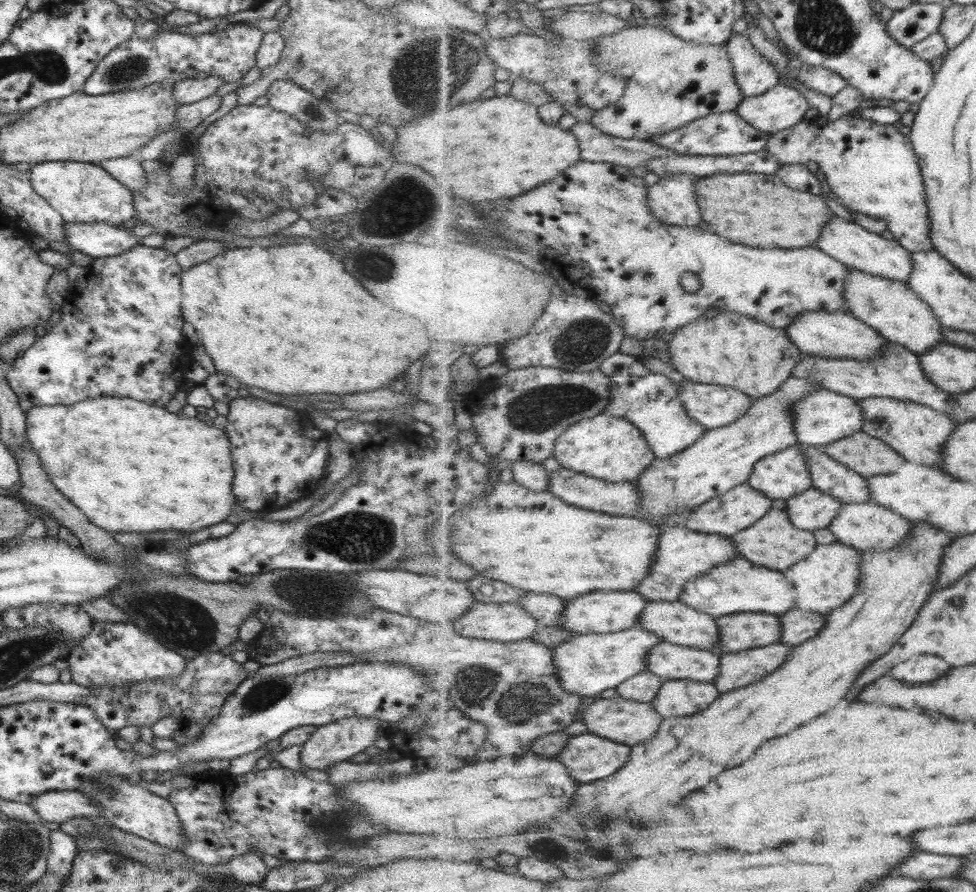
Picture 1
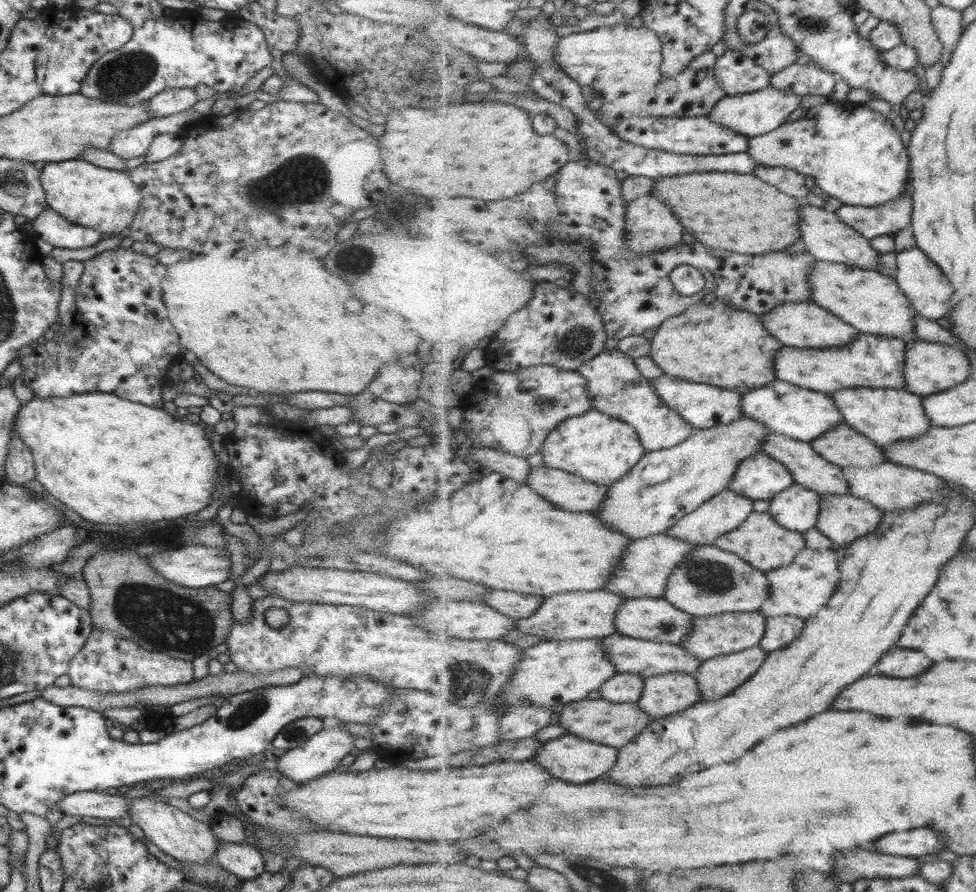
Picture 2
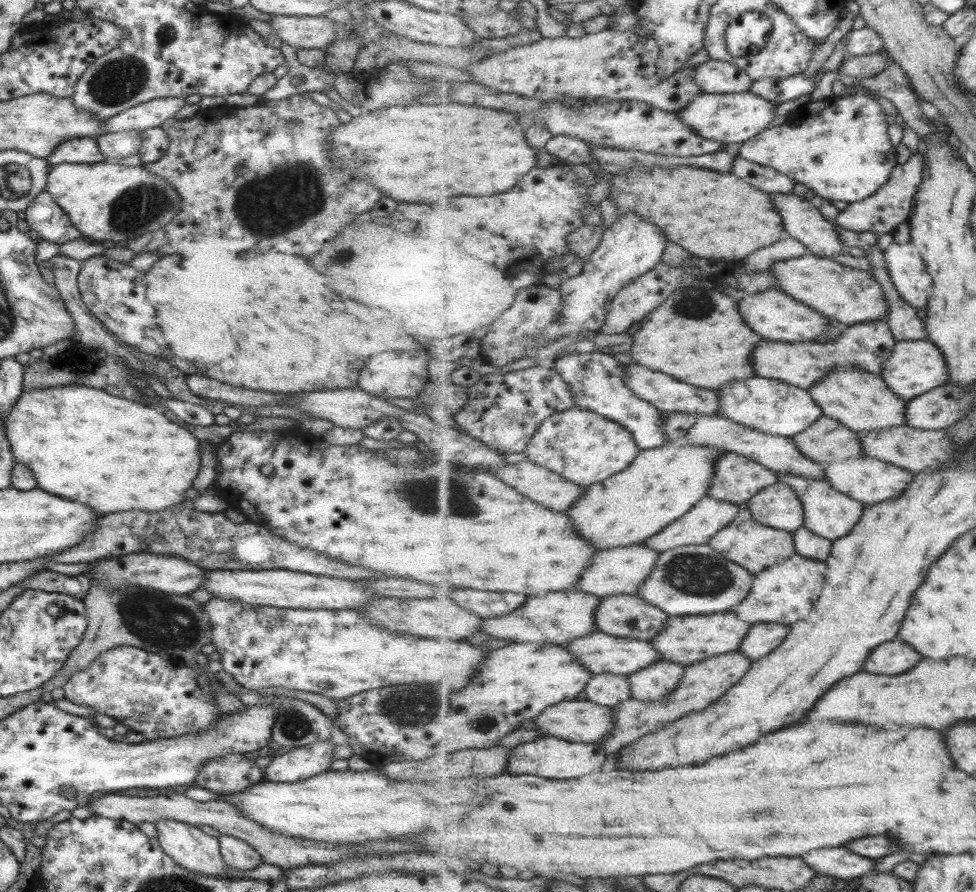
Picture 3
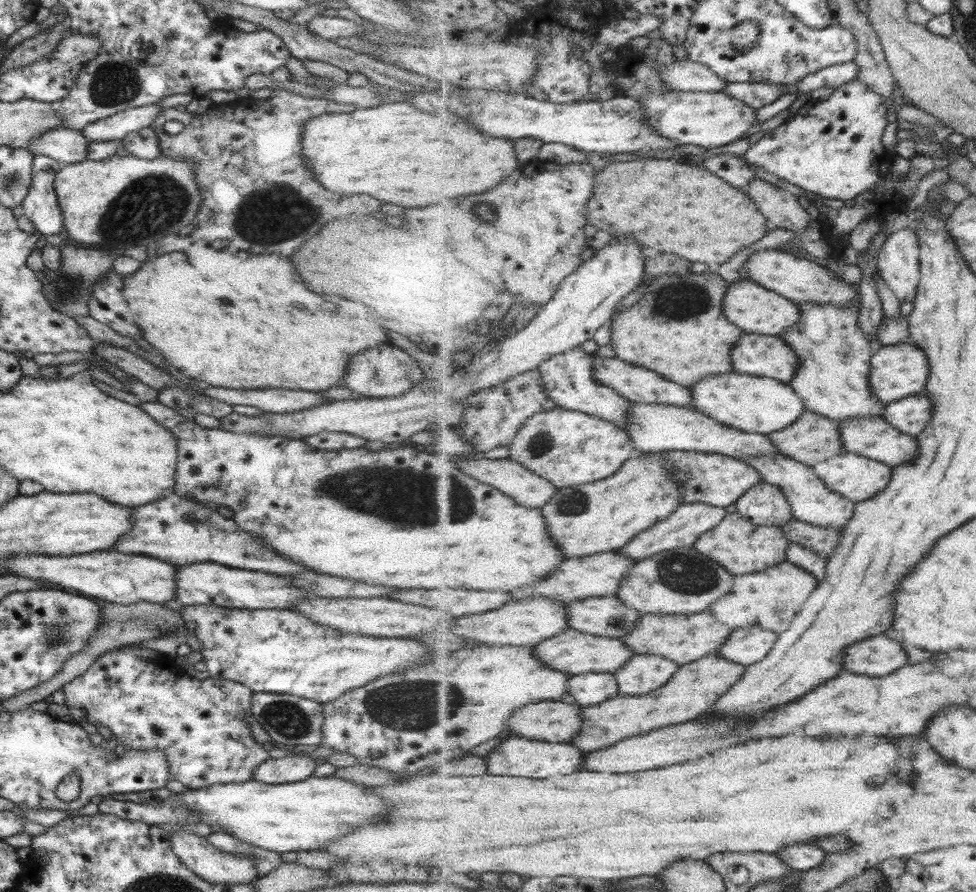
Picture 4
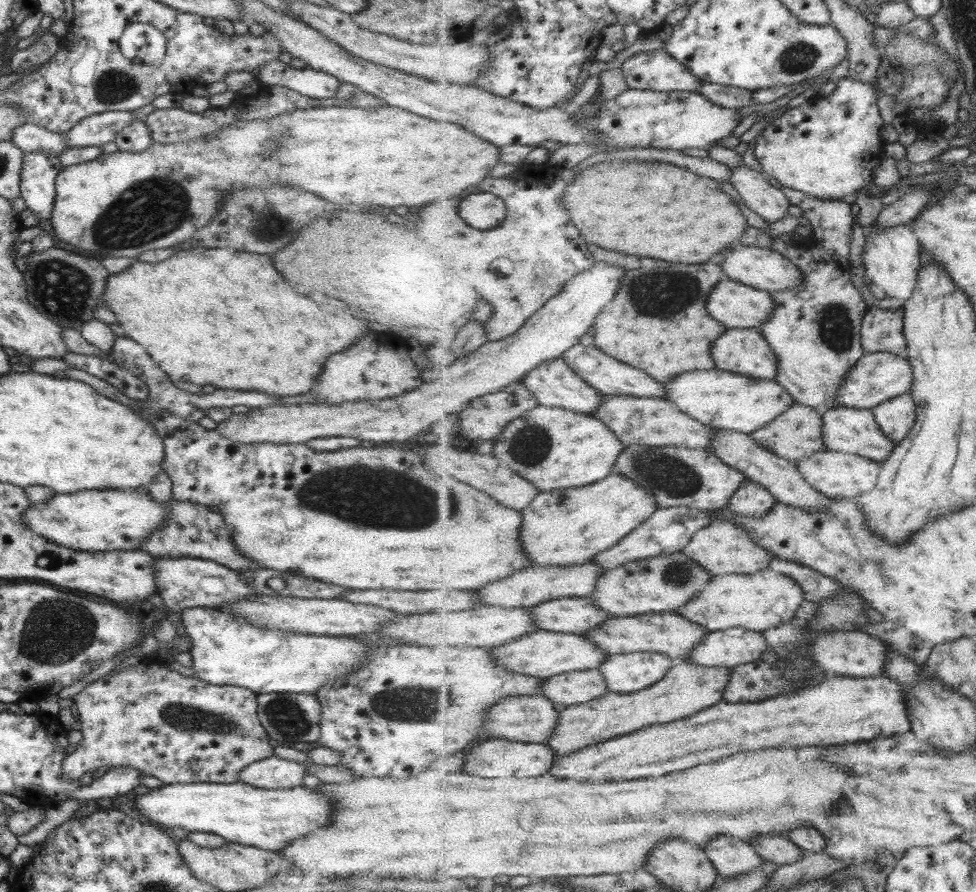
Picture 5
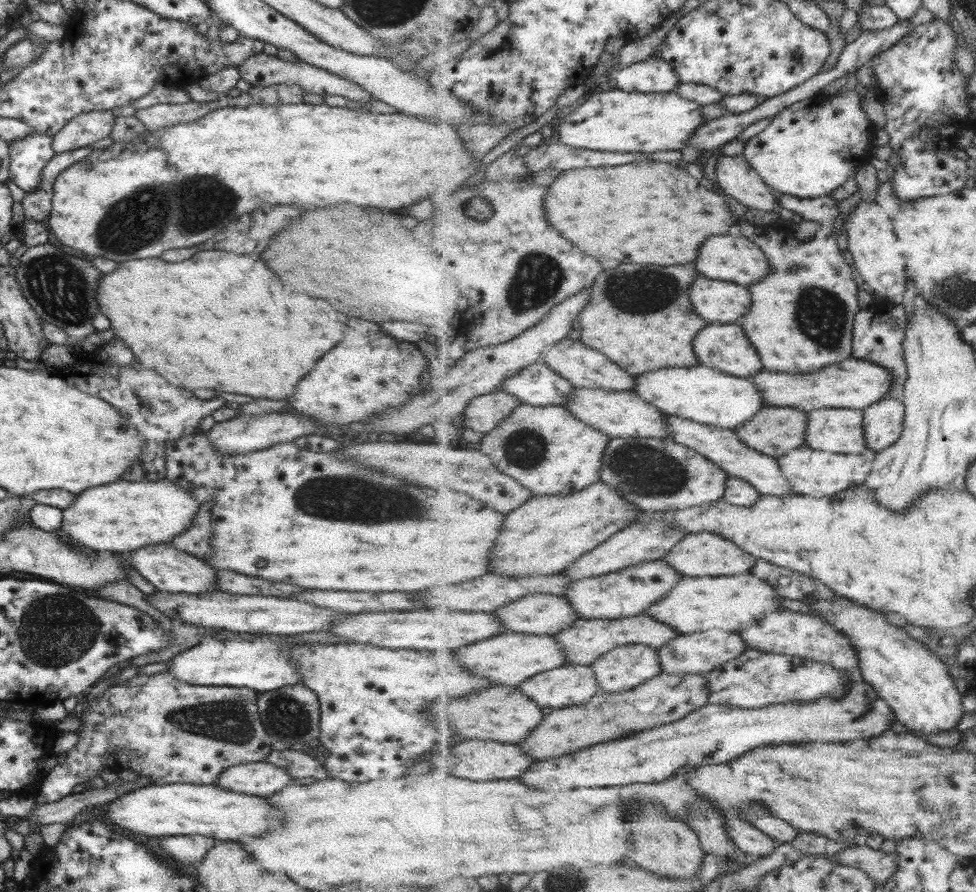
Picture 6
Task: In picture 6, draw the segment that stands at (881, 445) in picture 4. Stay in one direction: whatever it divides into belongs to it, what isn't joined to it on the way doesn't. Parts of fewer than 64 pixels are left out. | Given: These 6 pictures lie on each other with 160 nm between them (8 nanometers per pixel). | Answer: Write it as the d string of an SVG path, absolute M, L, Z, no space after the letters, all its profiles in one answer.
M824 408L808 412L806 444L813 450L862 455L871 451L867 443L864 433L864 411L853 408Z

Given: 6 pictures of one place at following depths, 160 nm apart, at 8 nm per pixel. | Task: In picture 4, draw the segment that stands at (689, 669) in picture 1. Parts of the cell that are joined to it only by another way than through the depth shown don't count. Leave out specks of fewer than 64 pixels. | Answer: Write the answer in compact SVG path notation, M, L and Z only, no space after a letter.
M569 629L559 636L553 636L545 642L532 647L534 654L553 670L560 670L571 675L580 675L590 672L616 673L619 668L637 655L629 645L620 640L607 636L596 636L574 629Z

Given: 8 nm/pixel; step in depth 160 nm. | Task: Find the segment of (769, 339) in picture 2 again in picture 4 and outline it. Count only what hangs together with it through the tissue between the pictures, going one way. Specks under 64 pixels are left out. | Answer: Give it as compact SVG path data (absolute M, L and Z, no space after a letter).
M715 267L700 274L656 275L641 302L612 316L611 345L615 356L689 387L708 376L733 372L733 347L747 332L724 315L729 285Z

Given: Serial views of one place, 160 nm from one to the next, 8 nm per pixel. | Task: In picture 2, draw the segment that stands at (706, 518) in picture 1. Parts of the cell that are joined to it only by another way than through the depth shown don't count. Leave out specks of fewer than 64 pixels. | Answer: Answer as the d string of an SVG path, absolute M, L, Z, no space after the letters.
M727 488L696 512L685 516L677 525L669 528L667 535L691 544L713 545L721 536L740 528L753 514L753 500Z

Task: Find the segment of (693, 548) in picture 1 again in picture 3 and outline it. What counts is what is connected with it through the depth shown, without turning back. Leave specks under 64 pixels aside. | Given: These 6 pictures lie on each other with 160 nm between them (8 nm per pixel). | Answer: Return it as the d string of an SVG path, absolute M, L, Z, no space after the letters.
M643 543L601 550L593 558L593 564L589 564L589 568L585 570L581 580L577 581L572 589L601 597L624 594L635 595L644 580L655 570L655 566L659 562L659 555L659 552L644 546Z

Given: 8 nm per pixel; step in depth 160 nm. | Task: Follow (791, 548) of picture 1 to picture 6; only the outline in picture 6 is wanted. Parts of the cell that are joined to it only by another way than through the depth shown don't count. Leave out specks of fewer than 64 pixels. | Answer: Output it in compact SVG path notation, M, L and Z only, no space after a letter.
M711 532L689 533L689 536L677 543L662 560L677 569L681 575L693 577L739 575L751 572L759 562L757 556L745 552L730 539Z

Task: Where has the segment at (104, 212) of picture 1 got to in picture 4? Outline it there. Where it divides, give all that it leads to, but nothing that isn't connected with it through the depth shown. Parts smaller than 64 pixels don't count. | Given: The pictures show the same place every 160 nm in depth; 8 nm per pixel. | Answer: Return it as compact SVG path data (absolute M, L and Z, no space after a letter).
M159 154L155 160L143 160L137 159L133 156L123 156L123 158L117 155L107 156L105 159L91 161L83 160L81 162L75 162L73 164L63 165L61 170L56 172L54 178L54 191L58 199L58 207L62 216L62 229L67 232L67 238L75 240L75 242L81 242L81 244L97 244L101 246L101 250L110 254L113 257L123 255L123 252L127 248L133 248L134 246L145 246L152 242L159 242L161 237L169 234L175 234L178 230L185 228L187 224L191 224L193 216L197 214L197 210L201 204L201 195L198 189L197 181L195 180L194 164L191 161L171 160L169 156L163 156Z

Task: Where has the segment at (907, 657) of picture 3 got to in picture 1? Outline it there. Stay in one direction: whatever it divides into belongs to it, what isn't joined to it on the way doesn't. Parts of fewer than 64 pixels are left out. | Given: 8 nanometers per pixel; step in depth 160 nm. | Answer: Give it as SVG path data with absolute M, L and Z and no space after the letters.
M917 655L905 662L896 664L889 672L893 677L908 683L933 682L947 674L951 664L937 656Z

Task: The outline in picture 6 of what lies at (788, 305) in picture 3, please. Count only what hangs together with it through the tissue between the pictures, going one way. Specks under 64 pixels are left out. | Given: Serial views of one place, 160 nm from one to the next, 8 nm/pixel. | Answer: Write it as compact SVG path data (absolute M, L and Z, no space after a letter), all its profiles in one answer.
M699 275L689 287L695 312L709 323L735 323L753 305L753 295L745 285Z

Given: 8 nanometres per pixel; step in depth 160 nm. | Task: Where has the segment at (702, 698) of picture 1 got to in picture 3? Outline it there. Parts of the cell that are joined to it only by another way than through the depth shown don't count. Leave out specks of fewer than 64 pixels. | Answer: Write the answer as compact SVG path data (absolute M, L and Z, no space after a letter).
M661 660L628 675L632 685L632 698L644 701L667 698L676 691L685 671L686 665Z

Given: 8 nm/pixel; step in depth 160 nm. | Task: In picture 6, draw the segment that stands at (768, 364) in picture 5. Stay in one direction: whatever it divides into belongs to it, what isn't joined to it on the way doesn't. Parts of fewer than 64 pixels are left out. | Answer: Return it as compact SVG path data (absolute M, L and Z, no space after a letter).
M739 322L709 323L694 340L694 349L699 357L700 364L716 368L731 376L749 377L757 374L764 368L764 361L755 345L748 339L744 328Z

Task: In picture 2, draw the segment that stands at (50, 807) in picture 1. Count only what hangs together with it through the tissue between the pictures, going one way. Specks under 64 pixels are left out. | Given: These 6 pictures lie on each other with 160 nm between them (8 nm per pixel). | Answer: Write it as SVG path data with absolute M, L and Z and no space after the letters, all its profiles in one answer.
M85 791L64 796L52 806L45 816L49 824L54 825L63 815L91 816L102 820L115 820L128 816L128 804L132 799L124 796L109 796L106 792Z

